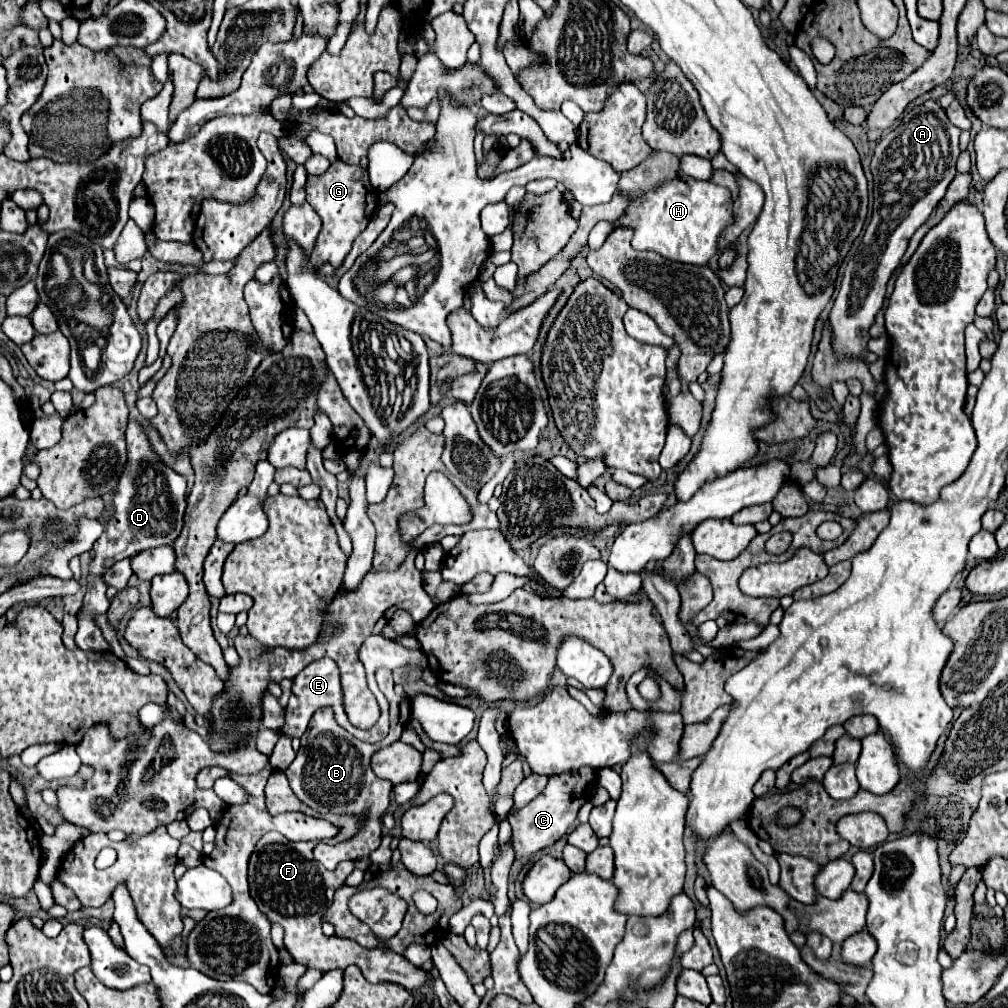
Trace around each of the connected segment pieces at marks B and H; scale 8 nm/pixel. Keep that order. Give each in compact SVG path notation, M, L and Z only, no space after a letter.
M378 670L376 672L376 682L382 690L382 694L390 702L390 734L378 742L378 744L366 744L356 740L352 734L348 734L342 726L336 724L334 714L330 708L318 708L318 712L312 716L308 724L308 732L302 736L300 750L294 758L294 762L284 770L290 788L294 794L314 808L320 814L332 812L332 814L352 814L360 816L366 810L366 830L358 832L346 842L336 845L328 845L319 842L314 850L314 859L318 860L324 868L334 870L342 860L356 860L362 856L368 856L372 850L380 846L382 840L382 814L390 806L390 792L392 792L392 782L378 778L372 768L370 768L370 758L376 750L382 746L388 746L396 740L400 740L400 734L404 730L404 720L402 720L402 698L394 694L394 682L392 682L392 670Z
M680 174L676 180L644 196L644 200L634 202L616 226L634 228L632 246L636 250L654 250L674 262L704 266L718 254L718 240L732 222L732 194L728 188Z

